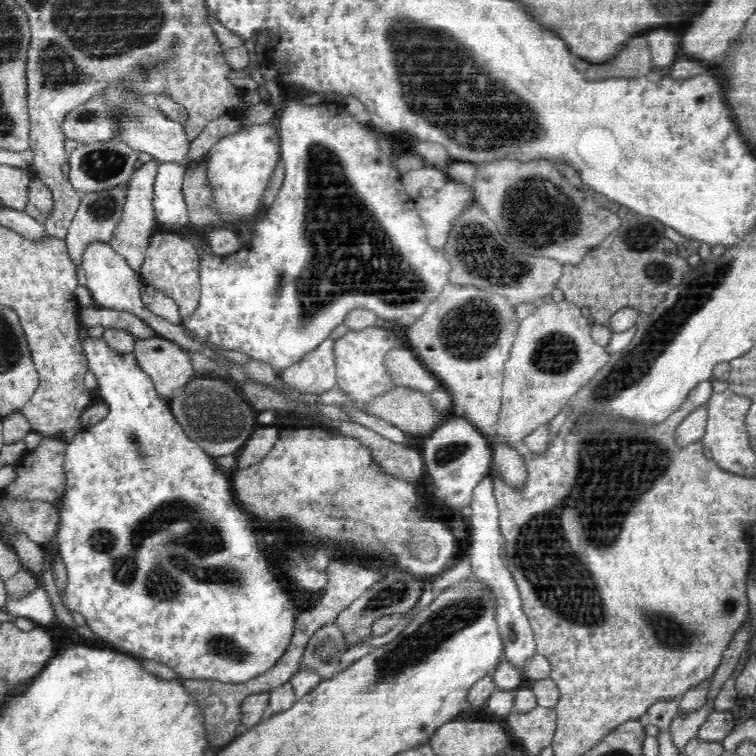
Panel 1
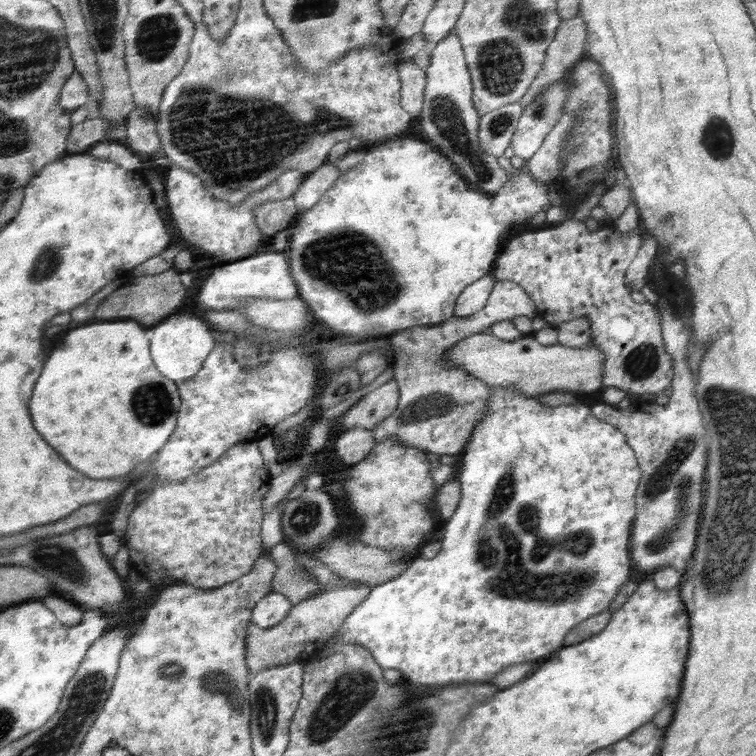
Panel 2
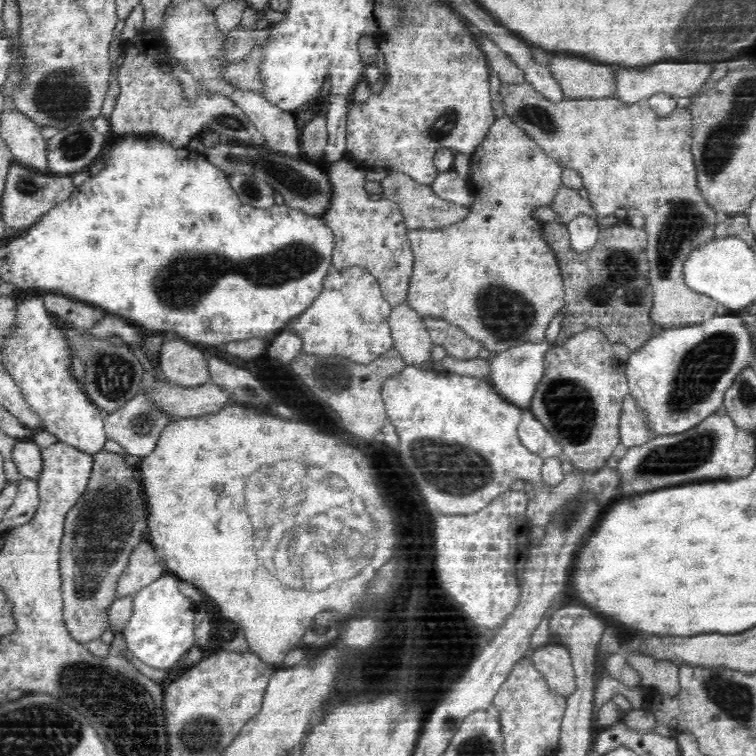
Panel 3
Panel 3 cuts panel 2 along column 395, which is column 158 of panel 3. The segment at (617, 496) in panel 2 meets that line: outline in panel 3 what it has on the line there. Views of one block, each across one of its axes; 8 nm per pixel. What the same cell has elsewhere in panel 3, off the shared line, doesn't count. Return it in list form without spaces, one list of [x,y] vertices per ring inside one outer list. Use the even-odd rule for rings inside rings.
[[[165,573],[158,580],[141,588],[133,595],[134,610],[123,630],[130,654],[159,669],[174,669],[178,660],[195,645],[194,604],[179,589],[179,579]]]

